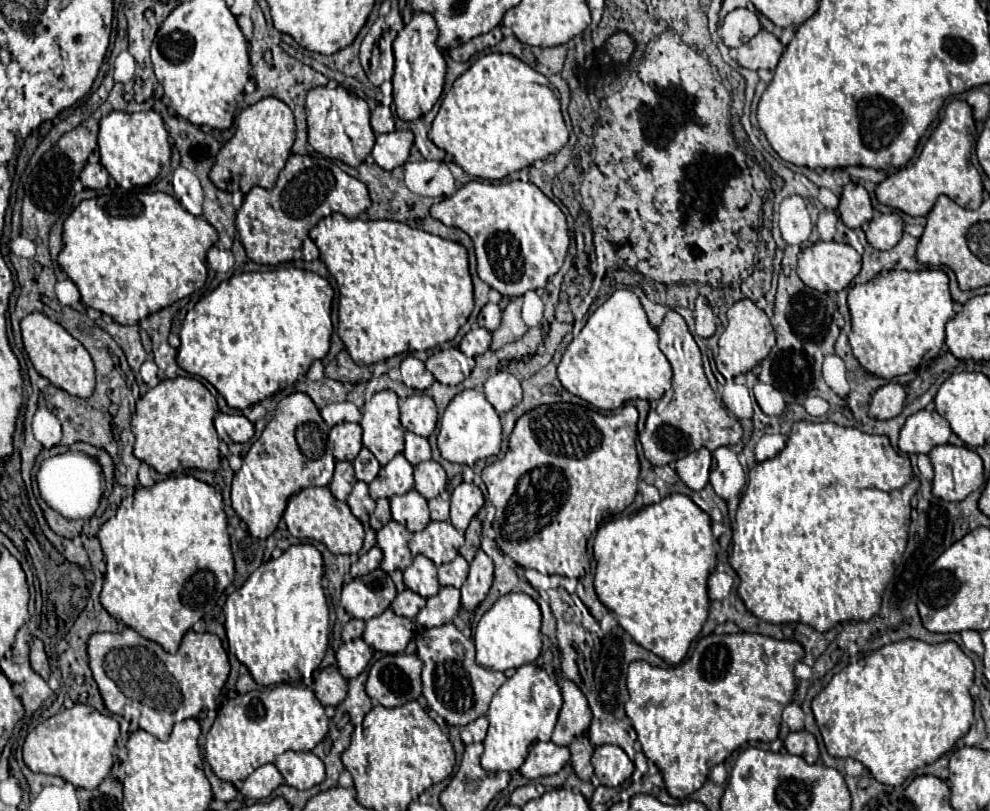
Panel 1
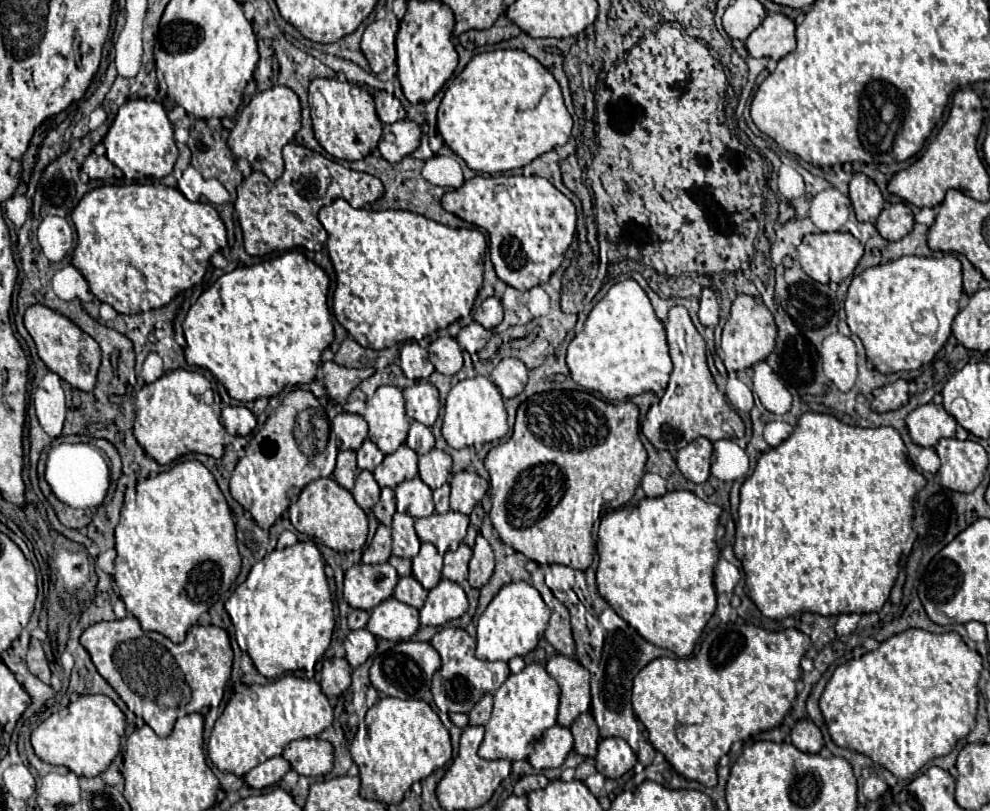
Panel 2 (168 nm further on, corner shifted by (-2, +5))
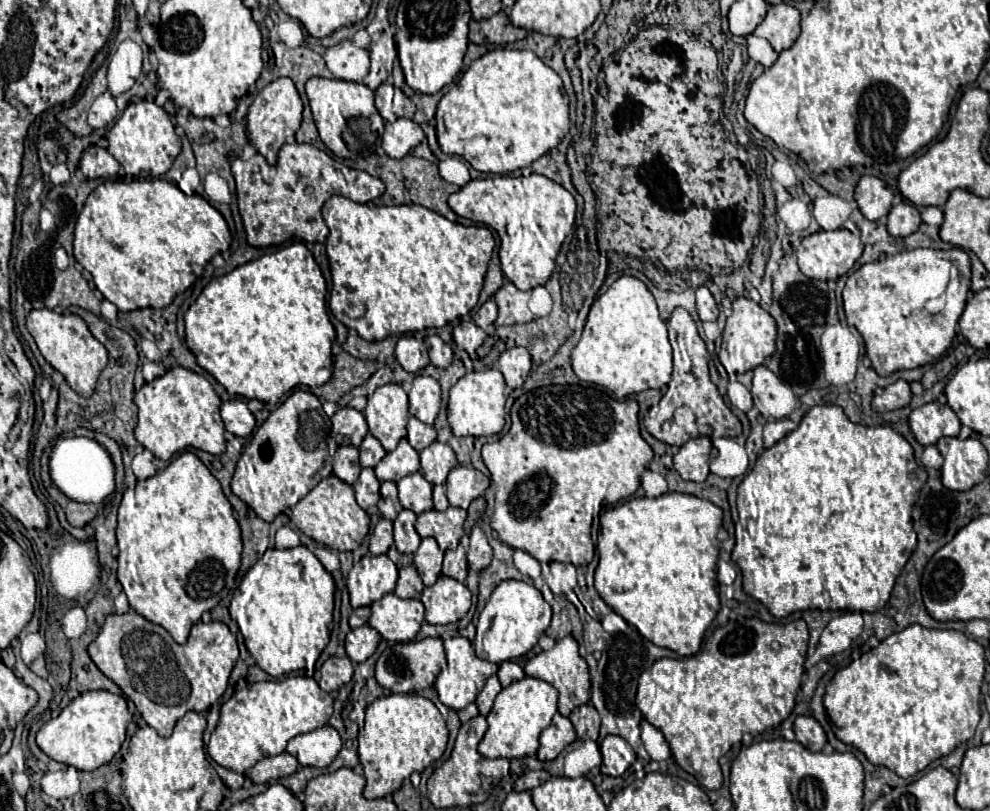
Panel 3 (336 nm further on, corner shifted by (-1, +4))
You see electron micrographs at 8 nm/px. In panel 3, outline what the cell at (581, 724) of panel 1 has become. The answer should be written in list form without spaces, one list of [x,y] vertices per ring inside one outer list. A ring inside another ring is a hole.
[[[566,636],[564,640],[558,640],[556,646],[548,652],[540,652],[538,656],[534,656],[526,666],[524,672],[528,676],[546,680],[548,684],[552,684],[558,690],[558,712],[562,716],[570,716],[570,712],[582,704],[586,704],[590,700],[590,672],[588,672],[588,664],[586,660],[578,654],[578,644],[572,636]]]

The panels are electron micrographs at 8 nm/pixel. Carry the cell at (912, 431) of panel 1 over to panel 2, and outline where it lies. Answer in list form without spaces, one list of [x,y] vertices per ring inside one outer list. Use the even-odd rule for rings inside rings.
[[[927,403],[905,417],[913,443],[933,447],[941,437],[955,437],[957,421],[943,409],[943,405]]]

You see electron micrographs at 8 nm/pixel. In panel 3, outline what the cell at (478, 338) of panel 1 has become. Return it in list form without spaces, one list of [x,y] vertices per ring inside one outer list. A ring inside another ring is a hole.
[[[460,322],[454,328],[454,342],[458,348],[472,354],[476,348],[480,348],[486,340],[486,332],[478,328],[474,322]]]

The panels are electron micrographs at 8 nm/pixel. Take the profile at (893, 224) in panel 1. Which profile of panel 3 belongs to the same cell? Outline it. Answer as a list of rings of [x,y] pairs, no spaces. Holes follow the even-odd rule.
[[[900,202],[900,204],[892,206],[892,210],[888,214],[888,220],[886,220],[886,228],[888,228],[890,236],[906,238],[906,236],[910,236],[912,232],[918,230],[920,222],[922,220],[920,220],[918,210],[912,204]]]

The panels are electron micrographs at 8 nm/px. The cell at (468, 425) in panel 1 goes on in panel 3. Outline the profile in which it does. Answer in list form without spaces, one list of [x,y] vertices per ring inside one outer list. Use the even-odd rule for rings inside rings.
[[[494,368],[472,372],[462,376],[452,388],[450,388],[450,400],[448,400],[448,424],[452,428],[452,434],[462,436],[494,436],[502,432],[504,428],[504,402],[506,402],[506,382],[502,374]]]

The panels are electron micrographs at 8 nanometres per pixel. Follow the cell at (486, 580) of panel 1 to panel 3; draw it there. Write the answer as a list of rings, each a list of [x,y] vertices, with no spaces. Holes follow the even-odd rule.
[[[480,526],[472,528],[470,548],[468,548],[468,568],[474,572],[482,572],[492,562],[492,548],[480,530]]]

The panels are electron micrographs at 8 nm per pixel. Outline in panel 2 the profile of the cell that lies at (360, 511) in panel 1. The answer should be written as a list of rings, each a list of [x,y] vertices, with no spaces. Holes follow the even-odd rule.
[[[361,471],[351,493],[353,493],[357,505],[359,505],[365,513],[369,513],[371,507],[379,501],[379,485],[377,485],[373,473],[371,473],[371,471]]]

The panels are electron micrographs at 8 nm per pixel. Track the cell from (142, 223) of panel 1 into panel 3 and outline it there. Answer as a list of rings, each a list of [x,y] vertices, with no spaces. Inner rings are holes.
[[[135,178],[126,184],[102,182],[86,200],[74,232],[74,258],[90,272],[96,290],[120,312],[138,308],[164,308],[190,288],[204,272],[210,258],[230,248],[232,236],[222,214],[202,196],[184,196],[178,186],[161,178]]]

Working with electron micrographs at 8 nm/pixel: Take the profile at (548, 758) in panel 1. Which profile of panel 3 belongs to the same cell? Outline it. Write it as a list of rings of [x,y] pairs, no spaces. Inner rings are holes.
[[[556,714],[552,718],[552,724],[540,734],[540,748],[538,748],[538,758],[542,762],[556,760],[556,756],[576,740],[574,726],[568,718]]]

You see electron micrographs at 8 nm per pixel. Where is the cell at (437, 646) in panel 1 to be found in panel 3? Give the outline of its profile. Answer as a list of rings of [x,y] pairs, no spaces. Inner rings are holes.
[[[452,636],[452,638],[444,638],[444,648],[446,648],[446,660],[448,660],[448,666],[444,672],[438,674],[436,682],[434,682],[434,688],[438,692],[438,698],[444,706],[460,712],[464,710],[468,704],[472,704],[478,696],[478,692],[484,688],[486,680],[490,676],[494,676],[498,672],[498,666],[492,664],[492,662],[486,662],[486,660],[480,660],[476,654],[474,654],[474,648],[470,644],[468,638],[464,636]]]

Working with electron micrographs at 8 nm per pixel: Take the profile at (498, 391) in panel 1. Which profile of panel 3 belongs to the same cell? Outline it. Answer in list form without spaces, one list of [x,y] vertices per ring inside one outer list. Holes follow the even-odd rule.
[[[510,348],[498,358],[494,368],[498,372],[502,372],[502,376],[506,380],[506,386],[510,390],[520,388],[524,384],[524,380],[528,378],[528,372],[532,368],[530,352],[526,348]]]

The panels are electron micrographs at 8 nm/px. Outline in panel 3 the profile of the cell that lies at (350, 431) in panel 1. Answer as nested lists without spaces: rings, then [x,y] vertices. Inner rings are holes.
[[[340,408],[332,416],[332,434],[340,446],[360,446],[368,434],[368,424],[362,412],[354,408]]]

